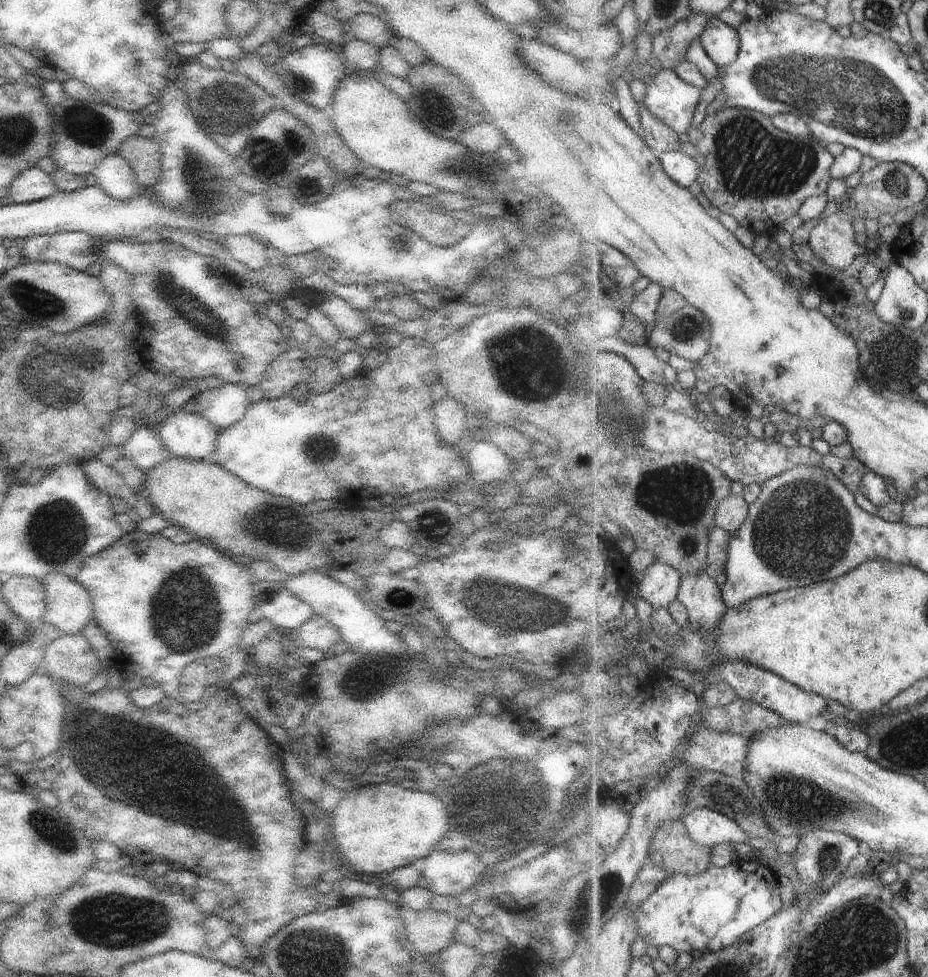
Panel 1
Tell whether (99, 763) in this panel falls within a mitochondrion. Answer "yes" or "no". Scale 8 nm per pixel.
yes

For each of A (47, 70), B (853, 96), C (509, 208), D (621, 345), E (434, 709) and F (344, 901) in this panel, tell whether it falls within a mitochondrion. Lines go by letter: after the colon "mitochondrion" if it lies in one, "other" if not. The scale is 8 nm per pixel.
A: other
B: mitochondrion
C: other
D: other
E: other
F: other

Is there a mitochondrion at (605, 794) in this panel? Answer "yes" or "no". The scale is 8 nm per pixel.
no

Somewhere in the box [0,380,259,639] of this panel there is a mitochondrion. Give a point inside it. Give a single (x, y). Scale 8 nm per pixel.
(57, 531)

